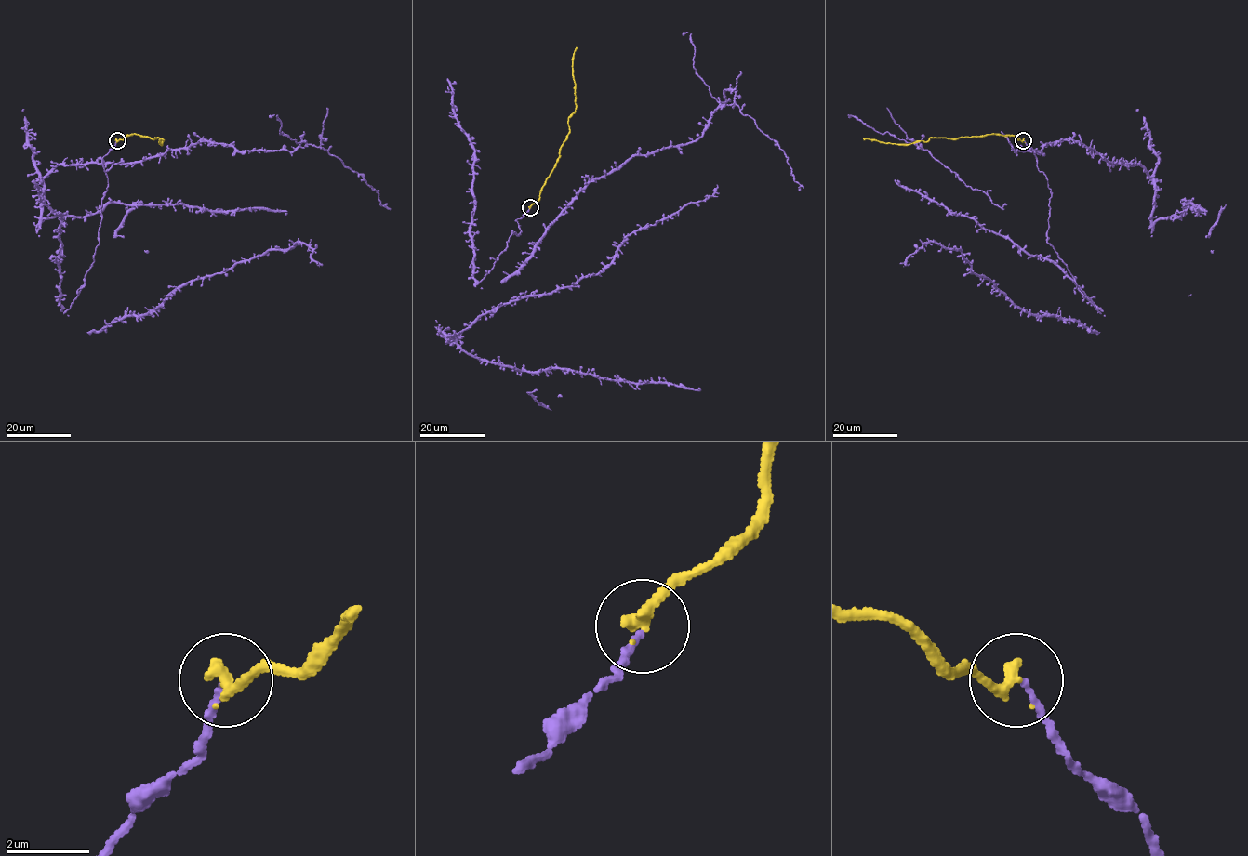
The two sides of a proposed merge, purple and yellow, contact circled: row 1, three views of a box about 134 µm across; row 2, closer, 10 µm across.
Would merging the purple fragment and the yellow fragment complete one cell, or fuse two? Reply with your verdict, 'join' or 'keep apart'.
join

